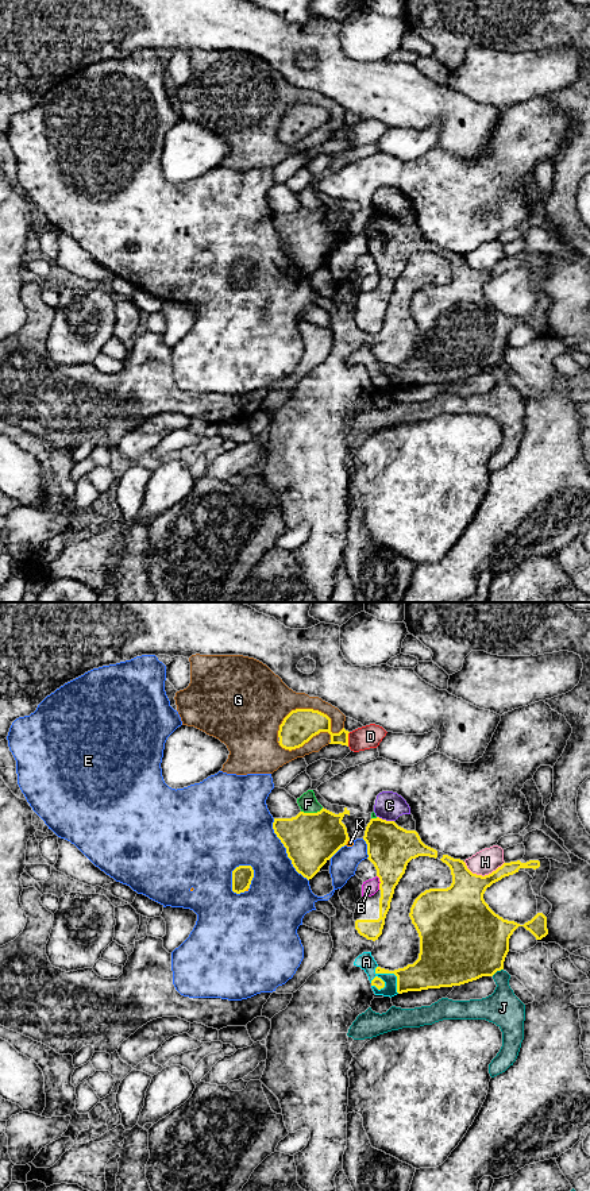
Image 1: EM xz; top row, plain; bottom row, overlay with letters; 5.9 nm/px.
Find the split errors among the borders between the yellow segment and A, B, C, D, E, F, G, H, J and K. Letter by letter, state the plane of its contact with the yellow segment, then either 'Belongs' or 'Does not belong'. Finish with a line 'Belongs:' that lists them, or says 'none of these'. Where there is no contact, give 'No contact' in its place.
A: Touches yellow in xz. Belongs
B: Touches yellow in xz. Does not belong
C: Touches yellow in xz. Does not belong
D: Touches yellow in xz. Does not belong
E: Touches yellow in xz. Does not belong
F: Touches yellow in xz. Does not belong
G: Touches yellow in xz. Does not belong
H: Touches yellow in xz. Does not belong
J: Touches yellow in xz. Does not belong
K: Touches yellow in xz. Does not belong
Belongs: A

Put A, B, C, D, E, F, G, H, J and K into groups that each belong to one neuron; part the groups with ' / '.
A / B / C / D / E K / F / G / H / J

